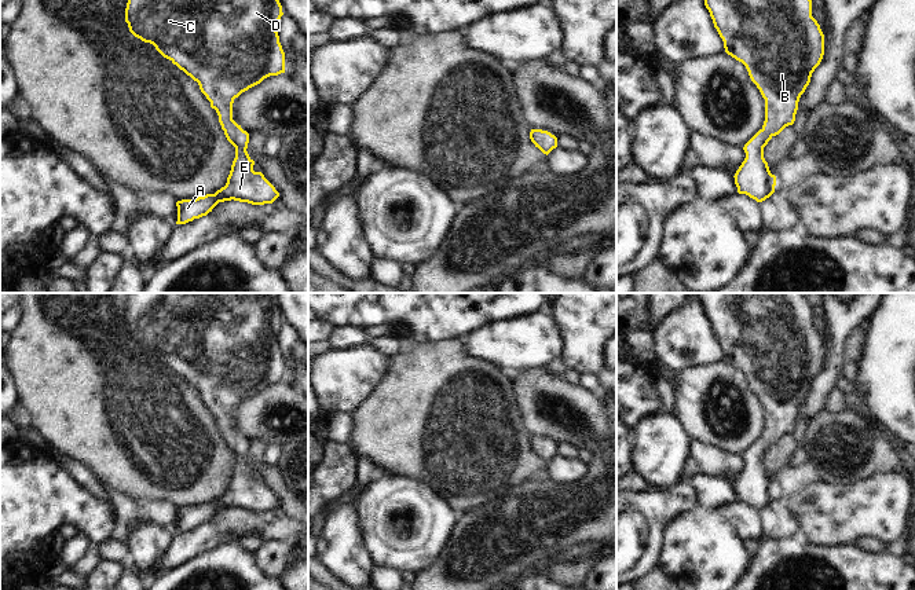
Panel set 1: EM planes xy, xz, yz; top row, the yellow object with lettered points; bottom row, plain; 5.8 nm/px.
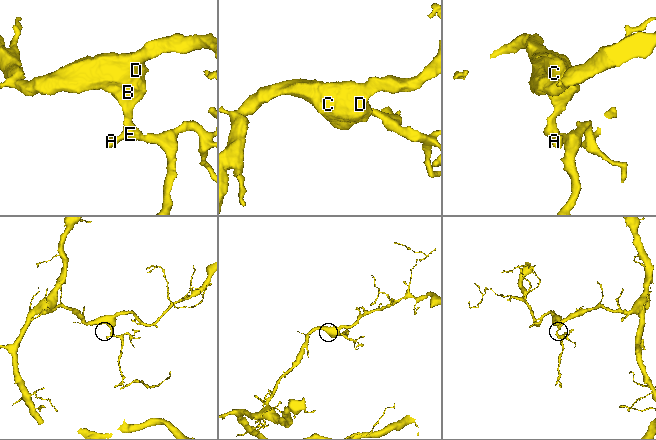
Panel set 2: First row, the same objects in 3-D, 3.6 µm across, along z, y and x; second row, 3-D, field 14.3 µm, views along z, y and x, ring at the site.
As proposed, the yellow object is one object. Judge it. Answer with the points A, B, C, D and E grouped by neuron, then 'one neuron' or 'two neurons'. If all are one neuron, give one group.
groups A B C D E; one neuron

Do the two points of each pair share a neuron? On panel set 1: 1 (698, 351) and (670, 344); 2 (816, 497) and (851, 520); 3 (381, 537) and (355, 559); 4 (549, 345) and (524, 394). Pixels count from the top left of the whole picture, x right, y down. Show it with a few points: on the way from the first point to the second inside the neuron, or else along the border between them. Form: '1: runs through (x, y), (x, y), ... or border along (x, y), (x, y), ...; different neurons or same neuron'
1: runs through (691, 344), (677, 344); same neuron
2: runs through (824, 505), (834, 515), (842, 515); same neuron
3: border along (359, 516), (366, 546), (376, 564); different neurons
4: border along (542, 363), (523, 369); different neurons

